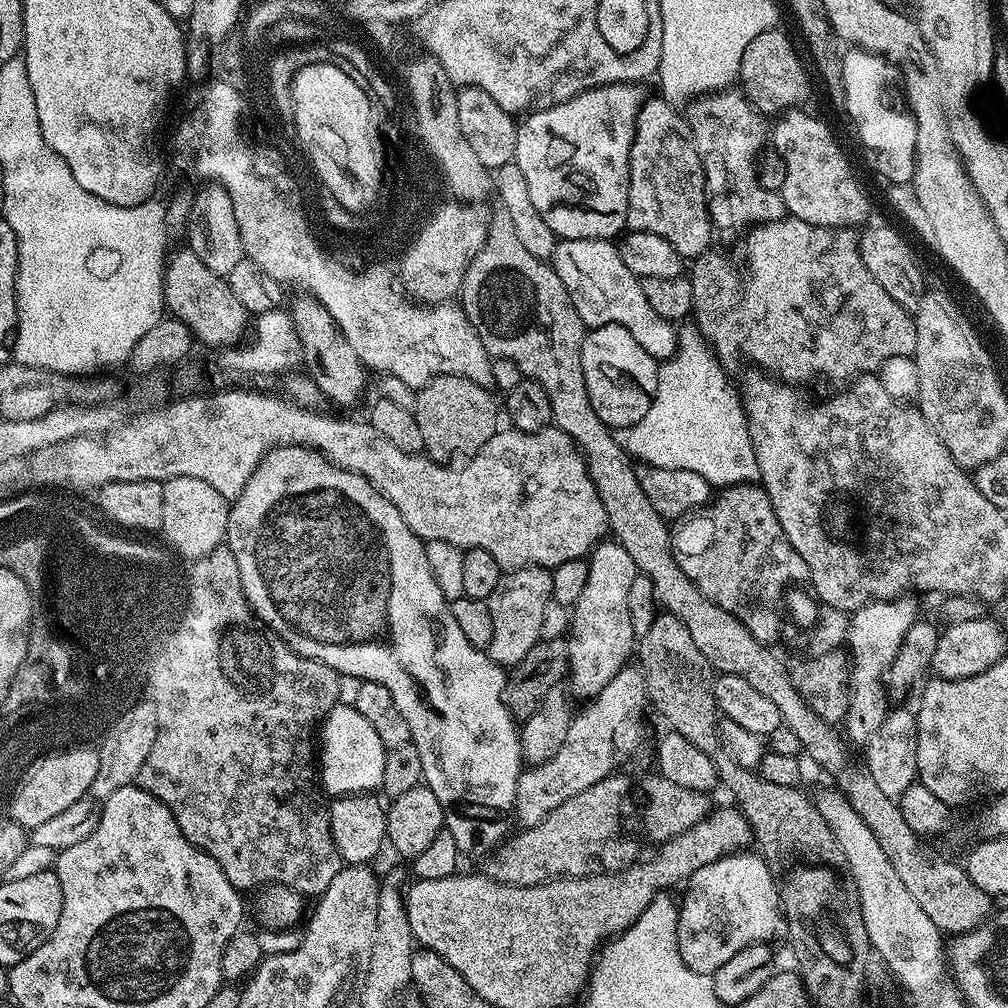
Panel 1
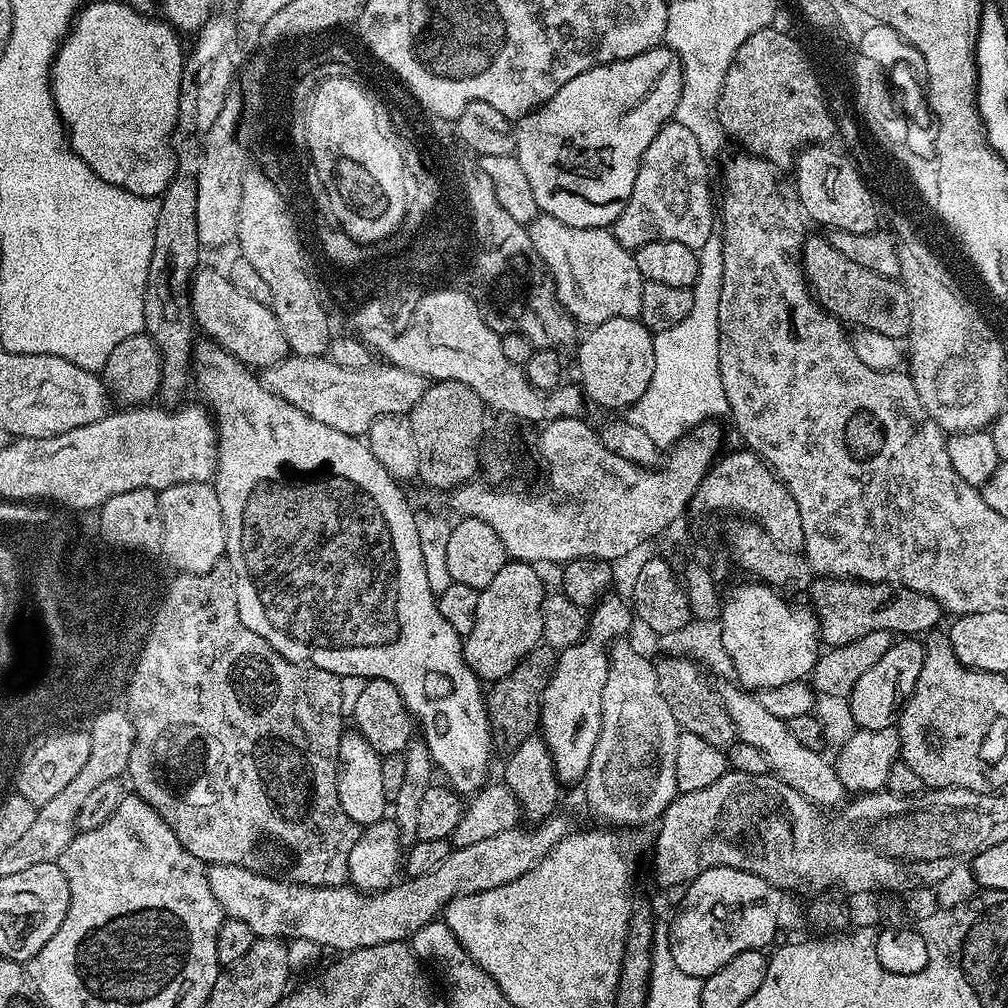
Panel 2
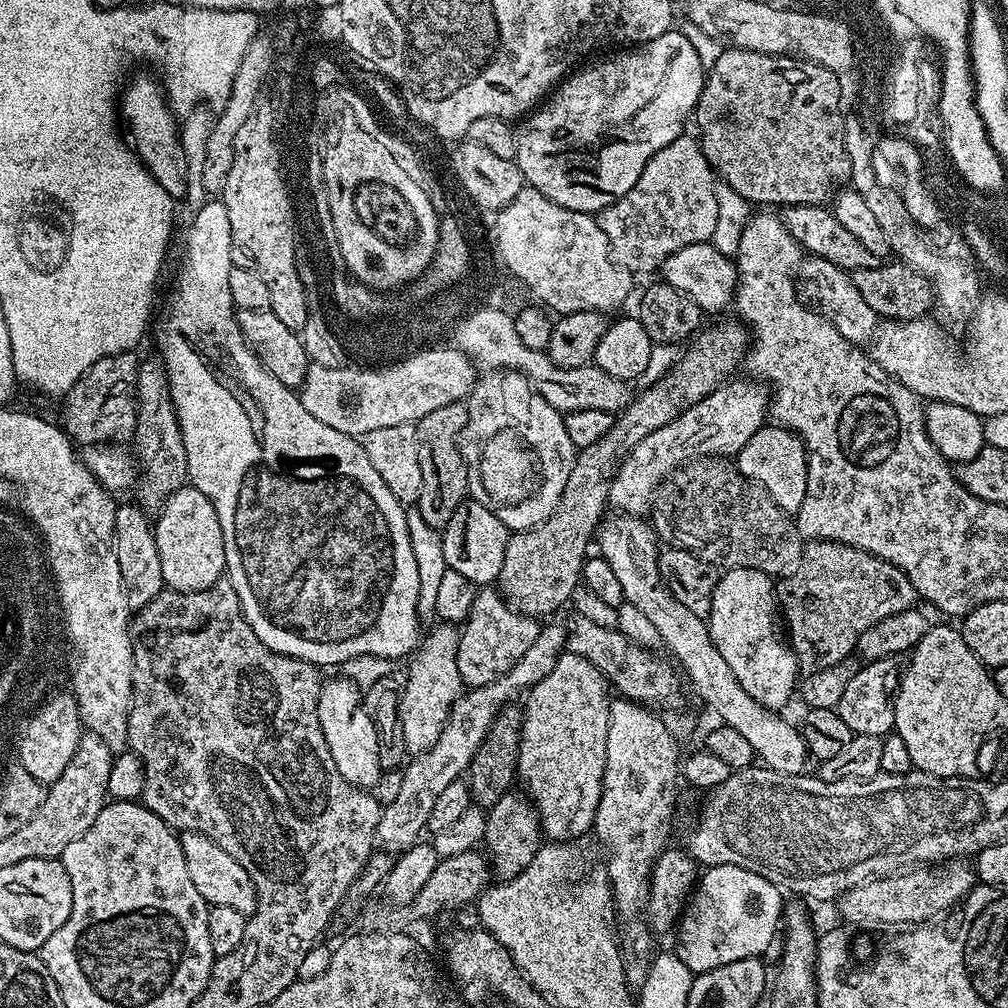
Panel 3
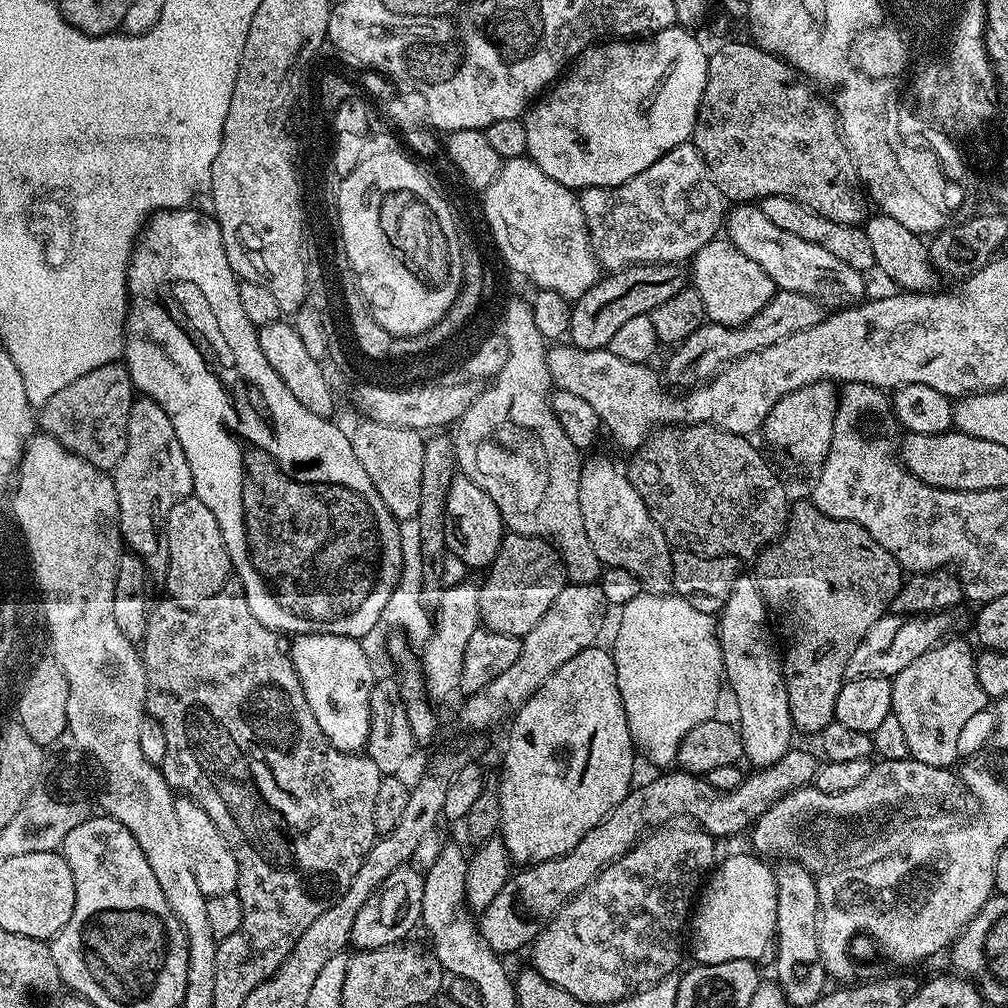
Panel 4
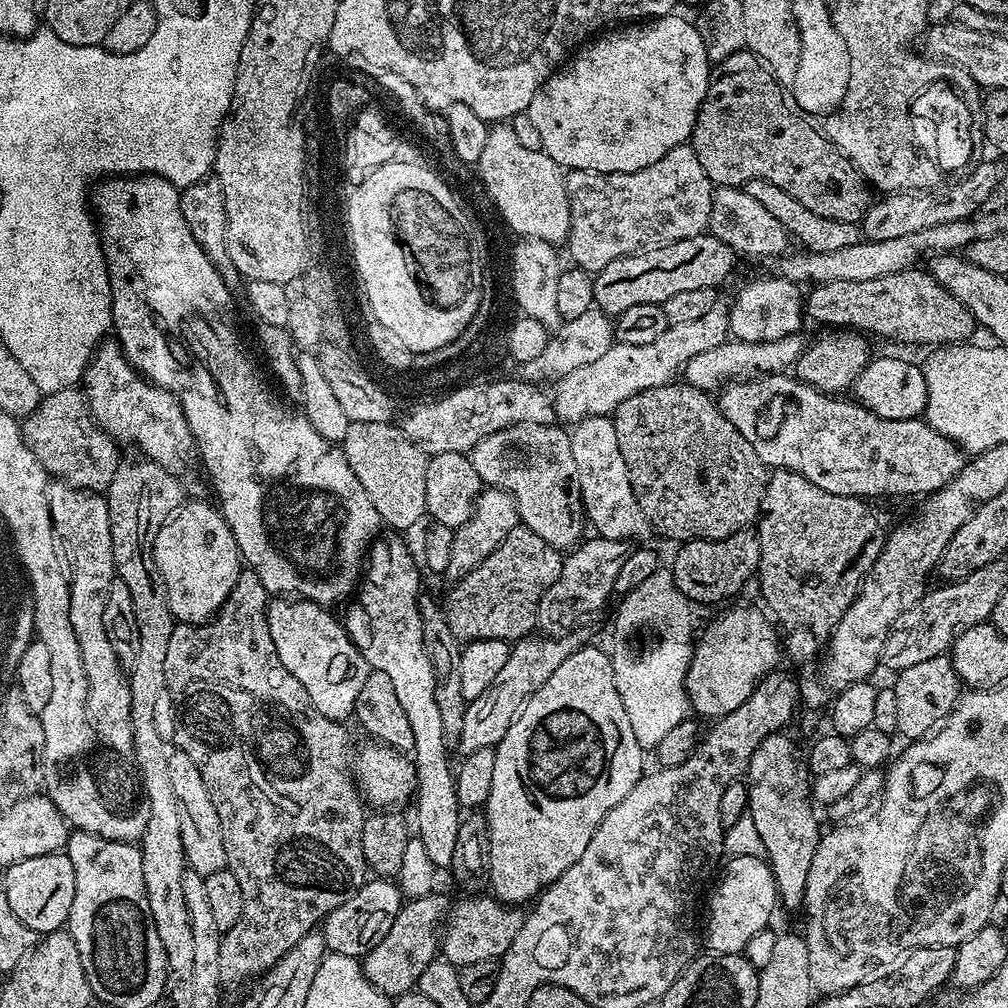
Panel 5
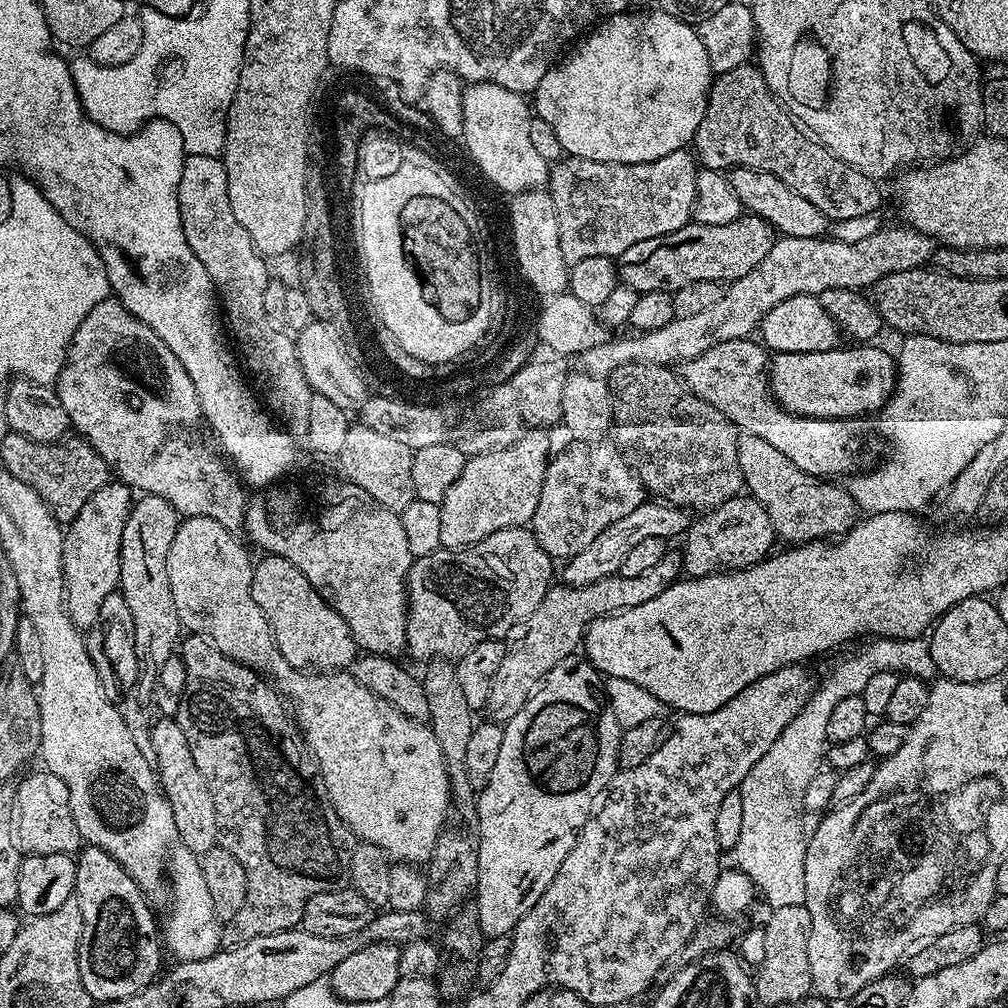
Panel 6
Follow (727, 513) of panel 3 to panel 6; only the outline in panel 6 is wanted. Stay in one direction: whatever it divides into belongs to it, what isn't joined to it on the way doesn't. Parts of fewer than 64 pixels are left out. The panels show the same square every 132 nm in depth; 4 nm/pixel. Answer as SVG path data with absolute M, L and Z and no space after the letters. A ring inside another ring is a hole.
M623 364L612 371L611 376L607 377L607 381L608 393L612 395L612 423L614 425L614 433L616 432L614 440L620 451L624 453L628 463L636 471L637 478L644 483L645 493L685 510L693 510L692 508L700 508L696 510L717 508L722 502L741 495L745 491L742 466L738 466L738 430L721 412L714 410L714 406L710 406L710 402L702 402L702 398L695 396L684 384L683 379L677 373L675 376L672 372L675 371L663 364Z

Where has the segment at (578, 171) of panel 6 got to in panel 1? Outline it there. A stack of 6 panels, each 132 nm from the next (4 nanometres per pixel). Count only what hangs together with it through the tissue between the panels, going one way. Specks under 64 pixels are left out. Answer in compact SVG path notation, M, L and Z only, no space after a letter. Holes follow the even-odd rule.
M663 98L645 99L636 115L636 133L630 146L630 186L628 187L627 227L634 232L658 234L666 238L682 258L695 258L709 251L714 237L712 219L708 213L708 194L704 190L704 167L696 153L696 145L688 130L685 117Z

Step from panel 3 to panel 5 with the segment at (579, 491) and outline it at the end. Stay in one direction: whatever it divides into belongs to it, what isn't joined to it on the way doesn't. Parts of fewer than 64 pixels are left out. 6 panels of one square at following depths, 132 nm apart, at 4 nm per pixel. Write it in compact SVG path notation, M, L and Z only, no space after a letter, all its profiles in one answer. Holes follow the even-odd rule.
M919 267L905 268L903 272L882 274L882 278L866 278L866 282L826 282L817 284L806 296L806 316L809 321L817 320L820 326L834 330L855 330L861 334L873 332L900 344L932 344L931 346L955 346L973 339L972 331L977 331L976 319L970 310L950 294L927 271L919 272ZM517 526L506 534L490 558L451 585L448 597L442 600L444 621L461 642L523 640L536 628L538 602L554 586L563 564L561 549L544 544L534 530Z

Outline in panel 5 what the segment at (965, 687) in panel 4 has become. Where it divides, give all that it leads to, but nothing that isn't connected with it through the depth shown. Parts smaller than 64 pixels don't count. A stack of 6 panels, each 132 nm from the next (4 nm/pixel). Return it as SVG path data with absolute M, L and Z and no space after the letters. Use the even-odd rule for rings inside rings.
M951 655L926 658L915 666L906 666L895 673L896 681L891 685L898 702L898 726L896 732L905 736L905 741L923 740L954 710L962 695L962 685L952 665Z

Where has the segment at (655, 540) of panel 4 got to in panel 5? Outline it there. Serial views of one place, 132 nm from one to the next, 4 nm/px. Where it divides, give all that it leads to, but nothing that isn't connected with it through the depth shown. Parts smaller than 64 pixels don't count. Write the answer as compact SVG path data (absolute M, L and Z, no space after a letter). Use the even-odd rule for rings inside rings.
M587 416L574 425L570 435L570 450L574 454L576 467L574 484L578 489L583 515L586 520L588 515L592 523L592 532L597 537L623 542L642 539L650 532L650 525L646 514L642 514L642 506L638 506L638 498L634 498L630 474L626 474L626 462L622 462L622 450L618 450L618 434L611 419L608 416Z

